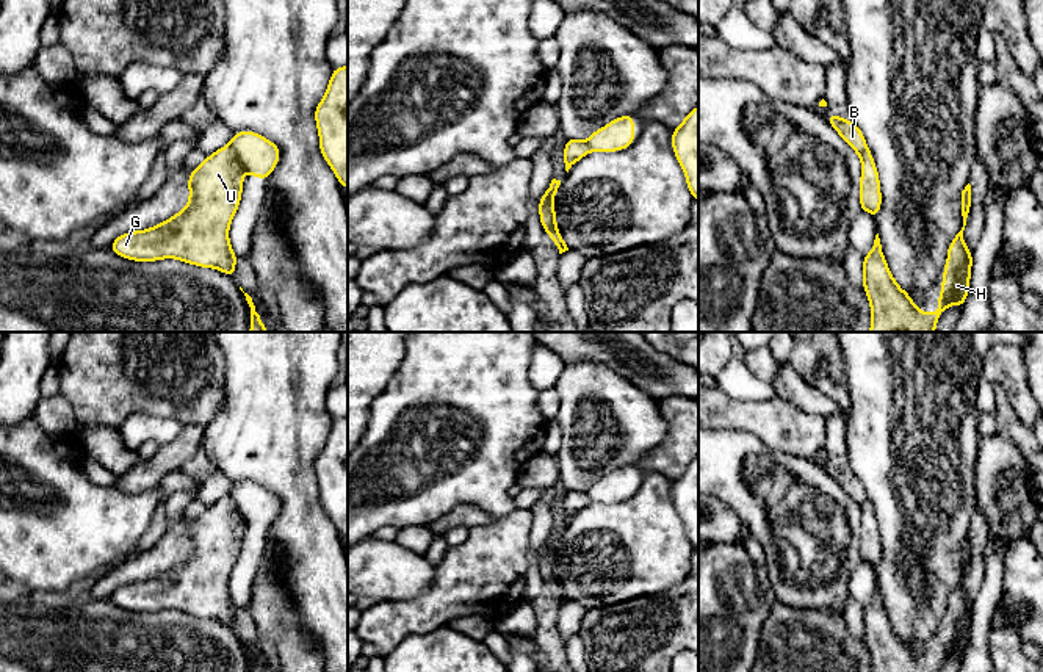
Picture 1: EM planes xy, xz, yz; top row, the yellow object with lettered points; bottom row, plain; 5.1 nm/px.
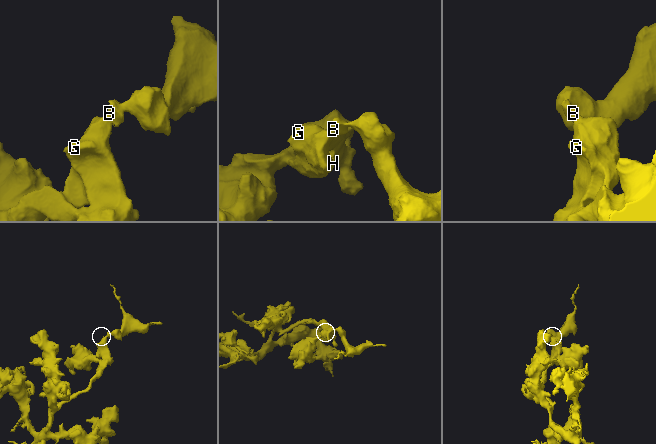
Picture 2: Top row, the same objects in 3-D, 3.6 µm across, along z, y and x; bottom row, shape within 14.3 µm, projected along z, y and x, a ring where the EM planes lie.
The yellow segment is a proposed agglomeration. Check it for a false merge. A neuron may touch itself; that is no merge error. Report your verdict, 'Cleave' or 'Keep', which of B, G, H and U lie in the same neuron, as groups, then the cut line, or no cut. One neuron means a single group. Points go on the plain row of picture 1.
Cleave. Groups: B / G H U. Split along xy (229, 495), (243, 514)

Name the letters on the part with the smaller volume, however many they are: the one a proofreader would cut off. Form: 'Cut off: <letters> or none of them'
Cut off: B

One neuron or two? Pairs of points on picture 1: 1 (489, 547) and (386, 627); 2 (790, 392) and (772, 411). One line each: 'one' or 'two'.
1: one
2: two

